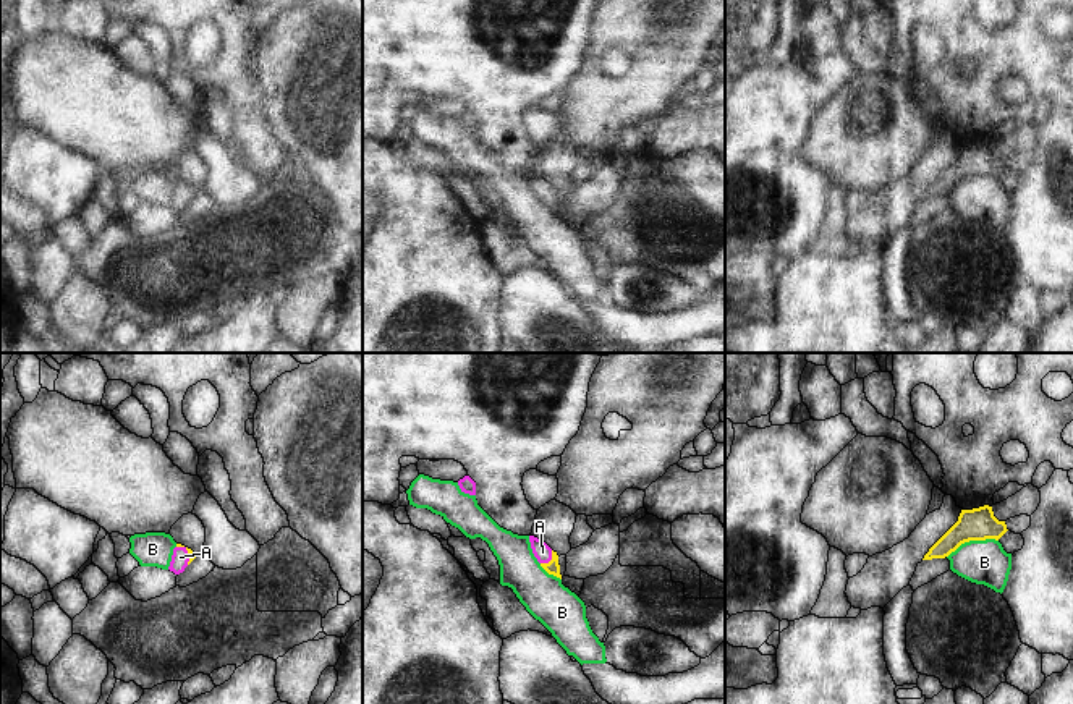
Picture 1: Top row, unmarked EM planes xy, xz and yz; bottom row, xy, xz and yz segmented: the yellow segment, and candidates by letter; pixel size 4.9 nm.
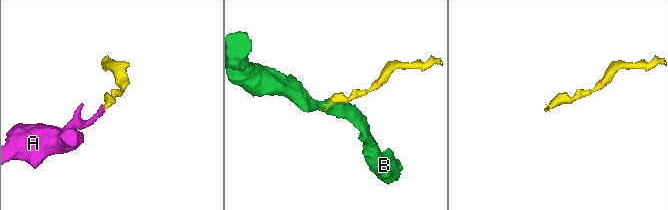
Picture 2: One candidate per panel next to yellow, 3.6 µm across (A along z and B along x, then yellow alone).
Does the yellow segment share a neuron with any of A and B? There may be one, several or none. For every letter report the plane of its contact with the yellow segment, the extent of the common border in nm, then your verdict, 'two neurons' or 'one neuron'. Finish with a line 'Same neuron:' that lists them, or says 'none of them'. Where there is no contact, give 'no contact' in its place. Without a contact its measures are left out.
A: xz | 90 nm | one neuron
B: yz | 280 nm | two neurons
Same neuron: A

